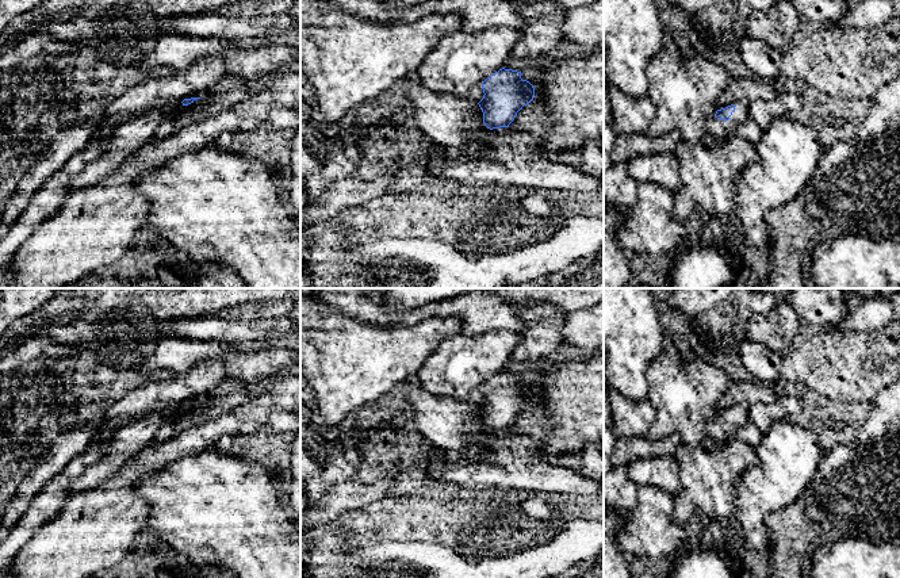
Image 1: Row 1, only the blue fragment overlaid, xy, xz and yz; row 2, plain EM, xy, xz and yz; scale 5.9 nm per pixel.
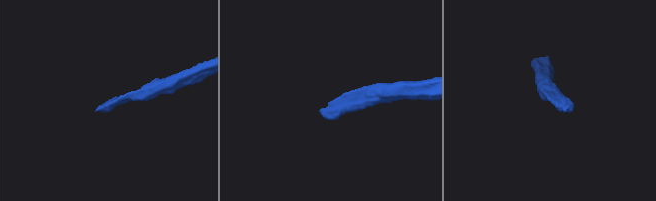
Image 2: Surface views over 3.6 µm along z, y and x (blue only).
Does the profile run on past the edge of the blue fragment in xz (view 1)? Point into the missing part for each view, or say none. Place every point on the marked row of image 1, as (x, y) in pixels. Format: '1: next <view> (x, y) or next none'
1: next none

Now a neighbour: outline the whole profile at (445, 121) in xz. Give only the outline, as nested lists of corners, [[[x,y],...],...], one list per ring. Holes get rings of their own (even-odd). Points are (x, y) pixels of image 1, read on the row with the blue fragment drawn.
[[[417,79],[411,81],[407,93],[415,127],[429,142],[468,156],[478,156],[486,149],[483,142],[468,141],[471,134],[490,131],[483,123],[483,112],[478,103],[429,91]]]

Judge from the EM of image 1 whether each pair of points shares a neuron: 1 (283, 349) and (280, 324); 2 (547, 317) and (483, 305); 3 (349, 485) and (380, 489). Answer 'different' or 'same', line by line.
1: different
2: different
3: same

